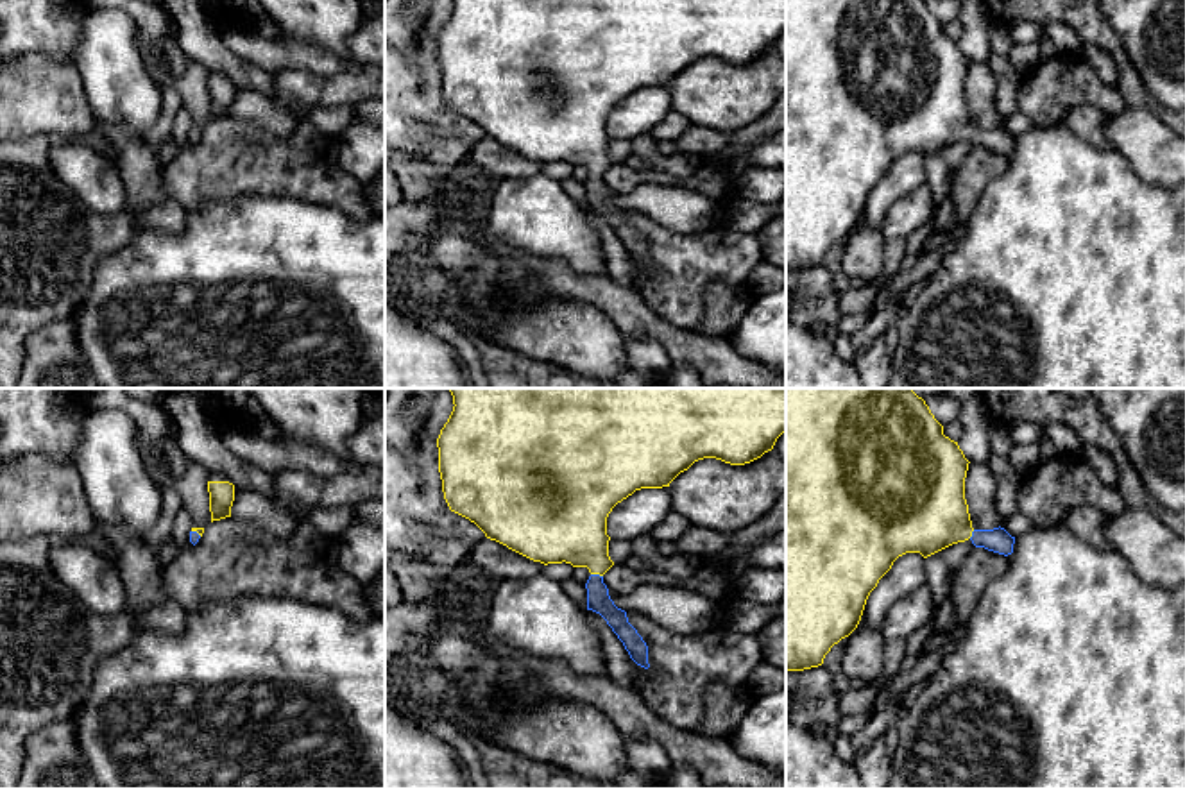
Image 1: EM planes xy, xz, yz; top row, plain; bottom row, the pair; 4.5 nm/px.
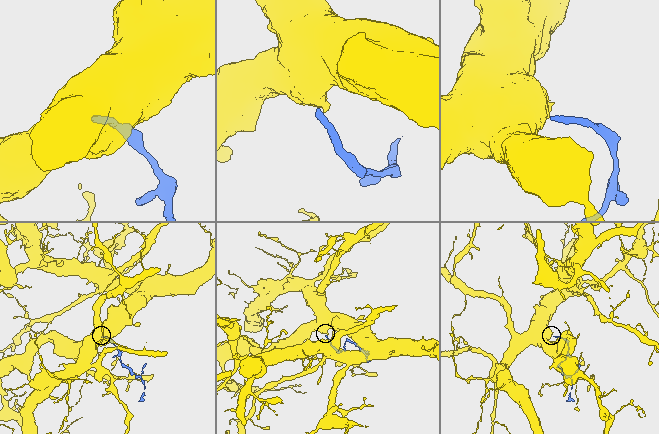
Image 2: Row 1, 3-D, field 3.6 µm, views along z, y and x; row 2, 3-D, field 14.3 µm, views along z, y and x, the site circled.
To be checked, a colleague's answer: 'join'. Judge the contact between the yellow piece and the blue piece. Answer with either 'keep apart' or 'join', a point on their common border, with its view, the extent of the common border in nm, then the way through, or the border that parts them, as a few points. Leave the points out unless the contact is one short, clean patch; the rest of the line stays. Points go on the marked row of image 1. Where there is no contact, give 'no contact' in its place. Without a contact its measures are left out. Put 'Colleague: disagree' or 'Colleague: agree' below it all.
join; meets yellow in xz at (596, 573); contact 60 nm long; runs through xz (570, 525), (595, 555), (596, 573), (598, 600)
Colleague: agree

